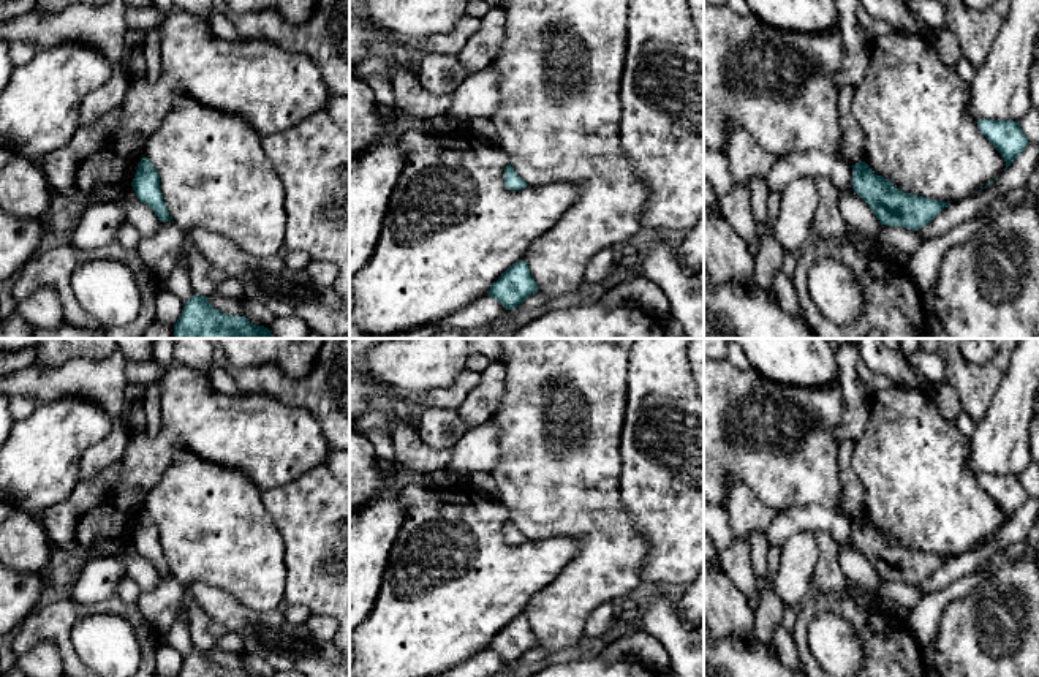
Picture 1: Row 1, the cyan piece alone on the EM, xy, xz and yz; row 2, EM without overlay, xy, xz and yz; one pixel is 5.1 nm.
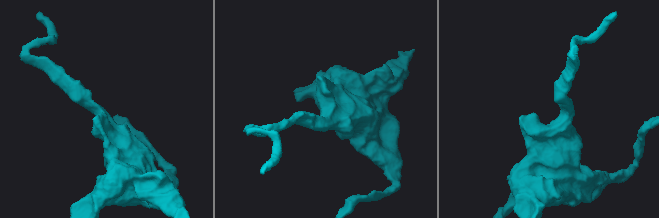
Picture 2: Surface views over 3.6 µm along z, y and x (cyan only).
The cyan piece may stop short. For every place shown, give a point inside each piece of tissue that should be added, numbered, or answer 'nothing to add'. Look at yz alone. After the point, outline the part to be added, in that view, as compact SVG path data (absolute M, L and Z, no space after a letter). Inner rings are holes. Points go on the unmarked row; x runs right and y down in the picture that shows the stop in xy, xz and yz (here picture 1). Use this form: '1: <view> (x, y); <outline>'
nothing to add

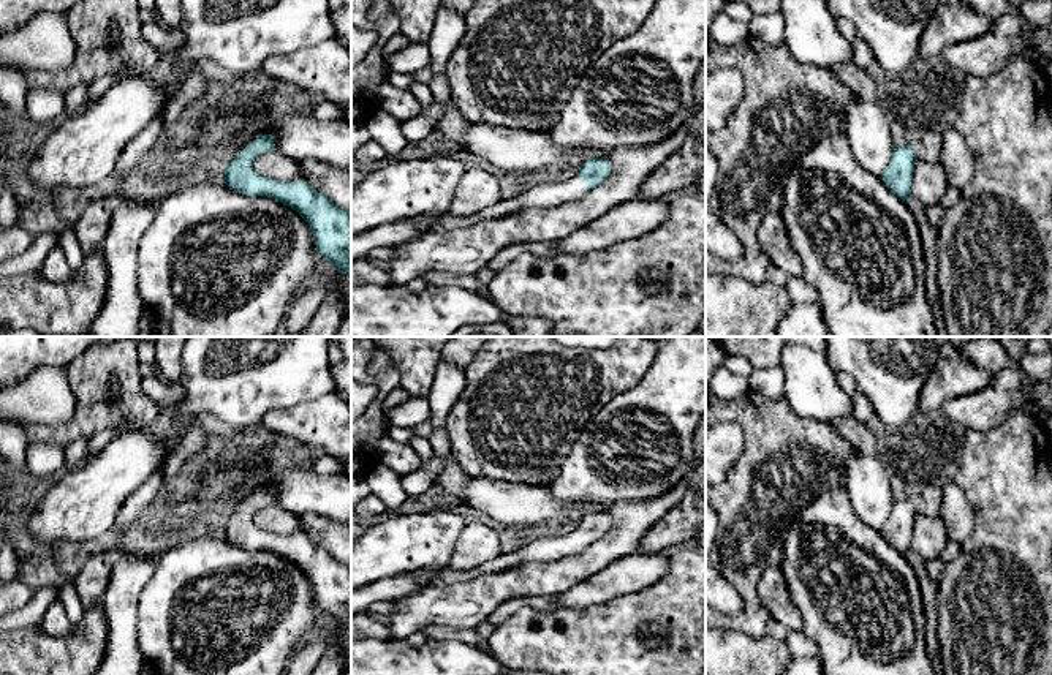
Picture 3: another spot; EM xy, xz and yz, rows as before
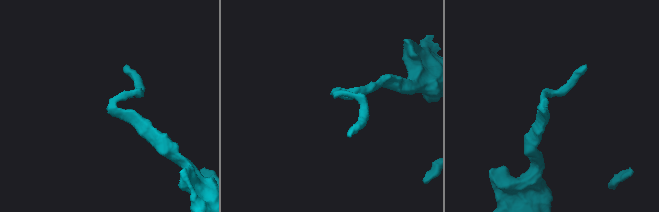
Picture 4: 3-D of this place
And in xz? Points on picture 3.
1: xz (551, 547); M576 528L558 536L546 536L516 552L503 552L486 564L470 571L443 569L430 580L419 582L413 574L383 579L362 588L351 590L351 618L367 612L375 602L399 601L433 583L454 583L481 574L509 569L522 563L544 563L577 553L585 547L585 537Z

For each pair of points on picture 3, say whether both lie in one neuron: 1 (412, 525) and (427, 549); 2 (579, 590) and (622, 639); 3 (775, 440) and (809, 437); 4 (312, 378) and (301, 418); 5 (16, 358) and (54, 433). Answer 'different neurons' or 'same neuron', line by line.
1: same neuron
2: different neurons
3: same neuron
4: different neurons
5: different neurons

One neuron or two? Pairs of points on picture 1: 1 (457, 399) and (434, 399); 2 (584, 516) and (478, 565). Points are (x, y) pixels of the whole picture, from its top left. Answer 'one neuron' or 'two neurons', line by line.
1: one neuron
2: two neurons

